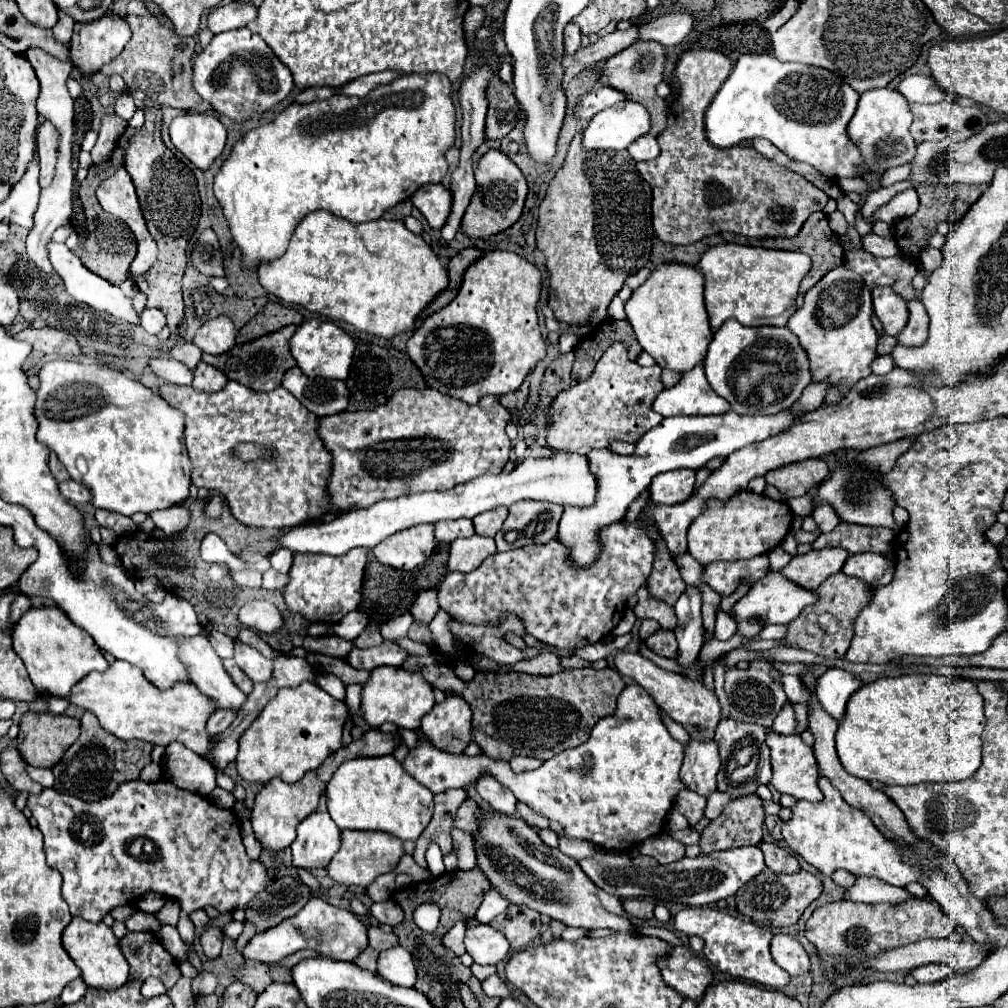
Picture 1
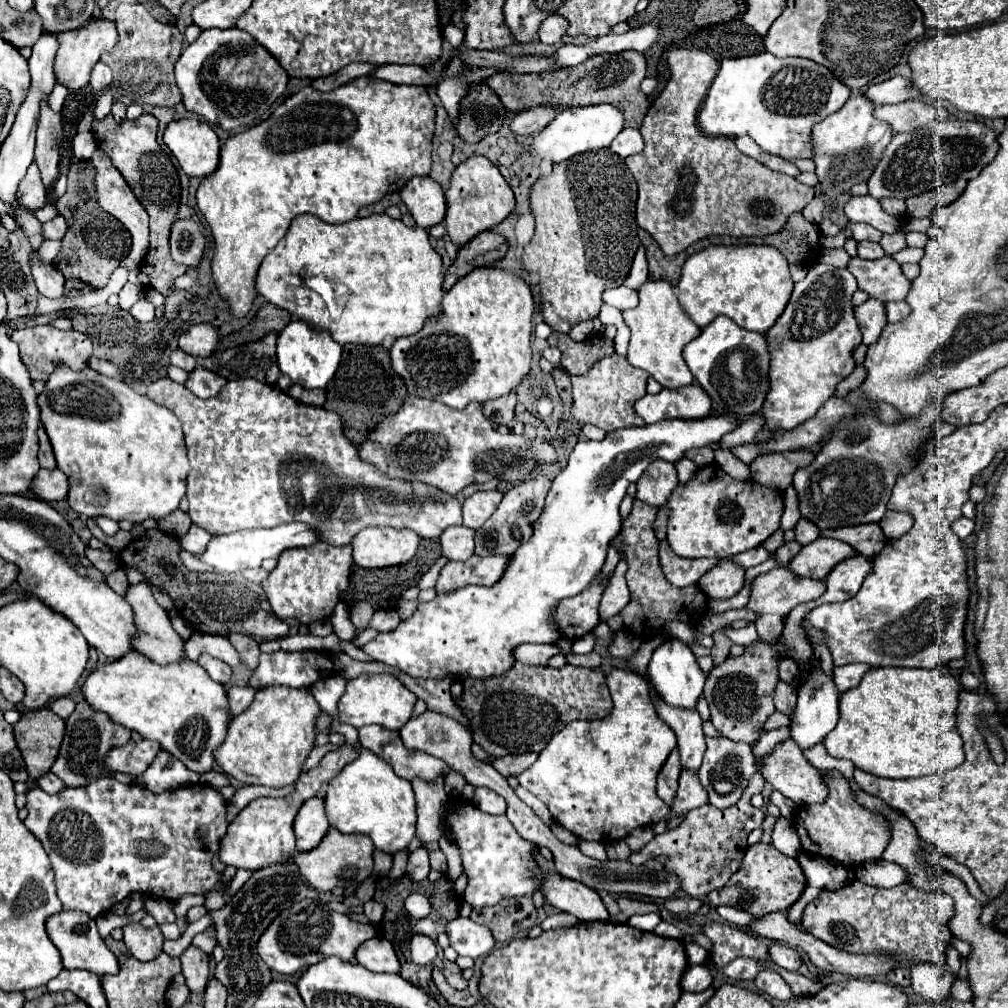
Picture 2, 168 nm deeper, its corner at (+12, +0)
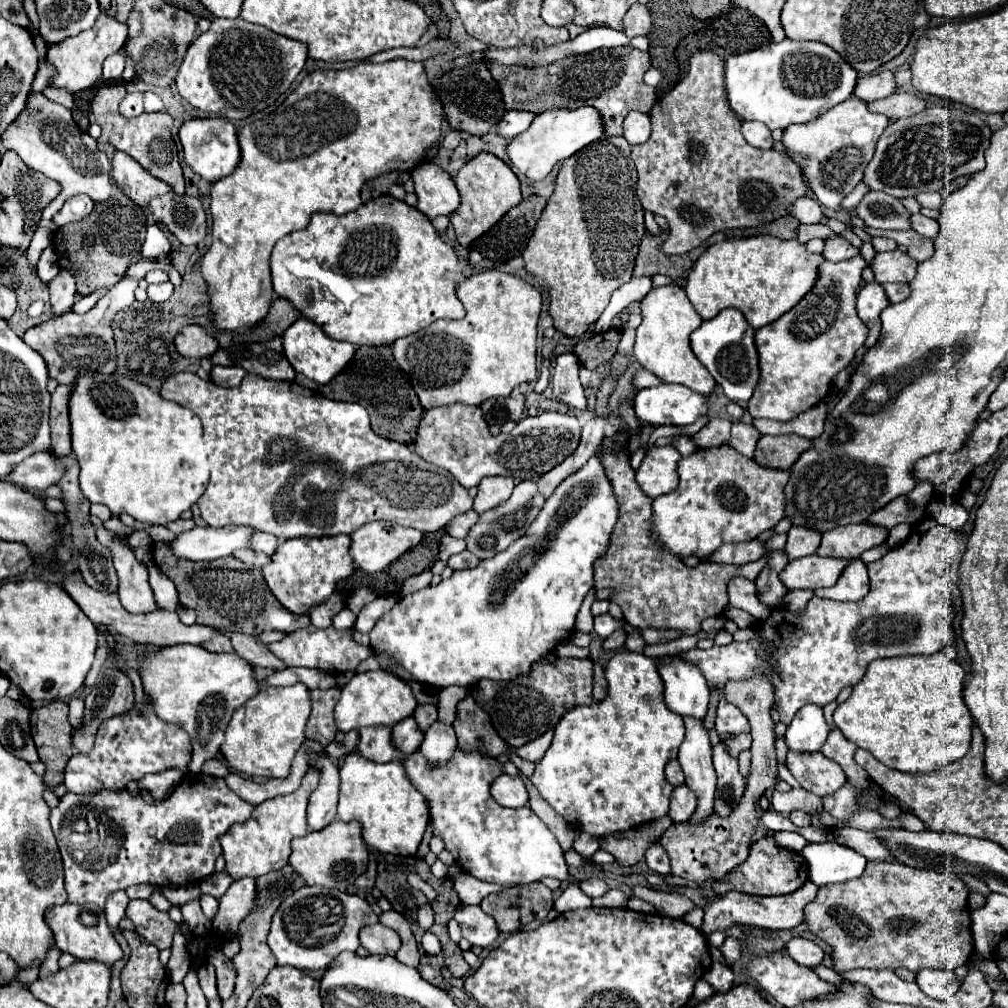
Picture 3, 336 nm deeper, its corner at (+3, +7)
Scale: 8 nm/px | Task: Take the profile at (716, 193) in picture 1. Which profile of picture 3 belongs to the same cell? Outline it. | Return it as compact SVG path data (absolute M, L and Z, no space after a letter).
M698 51L690 57L688 75L666 93L650 111L652 135L644 145L632 147L632 159L638 171L638 199L644 209L660 215L670 225L670 235L662 245L668 255L682 255L698 247L712 233L726 229L760 227L784 215L788 207L808 193L800 167L774 149L762 151L746 143L740 133L742 121L726 107L724 61L712 51Z

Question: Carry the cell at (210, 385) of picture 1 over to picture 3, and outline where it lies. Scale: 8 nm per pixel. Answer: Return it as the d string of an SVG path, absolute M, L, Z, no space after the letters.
M214 365L212 373L210 373L210 379L220 387L238 387L240 381L244 379L244 375L246 375L246 371L242 371L242 367Z

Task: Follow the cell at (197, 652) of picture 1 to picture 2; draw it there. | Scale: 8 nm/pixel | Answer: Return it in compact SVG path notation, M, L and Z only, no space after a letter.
M137 584L137 586L129 586L129 590L123 596L131 608L133 608L133 620L137 626L137 636L133 636L133 646L135 650L139 650L141 654L153 658L153 662L157 664L169 664L169 662L179 662L185 658L183 654L183 638L173 630L171 620L167 616L167 612L155 602L151 590L145 584Z

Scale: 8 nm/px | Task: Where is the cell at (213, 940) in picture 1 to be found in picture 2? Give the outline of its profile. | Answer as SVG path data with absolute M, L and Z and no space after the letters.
M189 946L181 954L181 964L183 964L183 976L187 978L189 990L193 994L201 994L209 980L209 956L203 950Z

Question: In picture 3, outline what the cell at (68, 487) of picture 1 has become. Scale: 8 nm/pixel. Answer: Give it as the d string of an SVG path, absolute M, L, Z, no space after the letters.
M46 451L46 453L34 453L32 457L24 459L10 473L10 481L32 493L44 493L48 487L58 485L64 473L66 473L64 463L60 459L54 459L54 455Z

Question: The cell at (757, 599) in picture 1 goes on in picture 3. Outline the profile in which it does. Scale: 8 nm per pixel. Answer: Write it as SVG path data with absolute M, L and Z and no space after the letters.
M808 555L802 559L790 561L782 573L780 581L788 591L794 589L820 589L820 587L832 587L836 585L840 573L844 571L848 561L842 559L830 559L830 557L818 557Z

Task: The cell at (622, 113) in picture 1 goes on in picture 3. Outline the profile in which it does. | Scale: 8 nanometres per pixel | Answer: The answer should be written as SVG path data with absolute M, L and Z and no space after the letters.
M578 107L578 109L550 109L546 113L536 115L534 123L518 137L514 137L508 145L508 155L512 163L530 179L542 181L550 169L568 157L572 157L582 147L598 141L604 135L602 115L594 107Z

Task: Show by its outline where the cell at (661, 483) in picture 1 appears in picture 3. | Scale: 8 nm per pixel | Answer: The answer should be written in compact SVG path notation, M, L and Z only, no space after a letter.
M654 447L642 459L636 471L636 481L646 495L660 497L678 487L678 461L682 455L674 447Z

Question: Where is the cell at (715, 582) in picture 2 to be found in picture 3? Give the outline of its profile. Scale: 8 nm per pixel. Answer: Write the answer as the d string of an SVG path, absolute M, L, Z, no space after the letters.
M734 577L728 583L728 595L730 595L730 605L748 611L754 619L762 621L770 615L770 607L762 605L756 599L756 587L754 581L744 579L744 577Z

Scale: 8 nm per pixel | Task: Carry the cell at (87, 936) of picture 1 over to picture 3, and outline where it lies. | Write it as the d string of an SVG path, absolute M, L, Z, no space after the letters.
M72 903L54 905L46 911L44 917L54 933L56 947L62 953L70 953L78 959L94 959L94 961L100 961L106 965L112 965L124 957L122 947L114 939L108 923L104 919L104 911L98 905L72 905Z

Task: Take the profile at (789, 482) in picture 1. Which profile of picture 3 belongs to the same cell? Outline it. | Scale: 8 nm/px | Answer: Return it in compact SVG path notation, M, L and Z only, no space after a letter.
M762 435L754 461L762 467L790 471L798 457L808 449L812 449L812 441L800 435Z

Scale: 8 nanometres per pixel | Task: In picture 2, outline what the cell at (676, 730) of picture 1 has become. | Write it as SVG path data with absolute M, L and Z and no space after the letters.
M677 748L669 754L667 762L663 764L659 776L657 776L657 796L671 804L671 798L677 792L677 784L679 784L679 774L681 774L681 766L679 766L679 754Z

